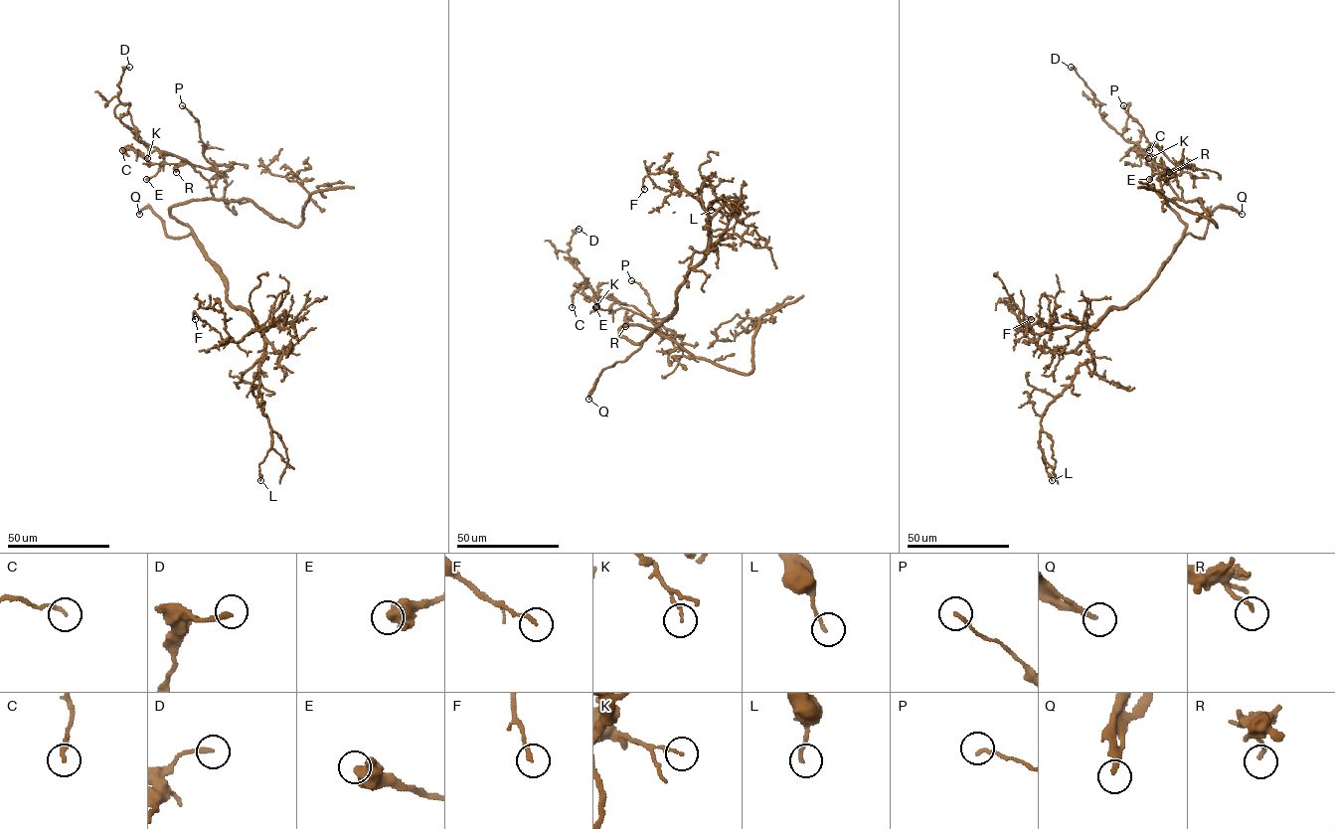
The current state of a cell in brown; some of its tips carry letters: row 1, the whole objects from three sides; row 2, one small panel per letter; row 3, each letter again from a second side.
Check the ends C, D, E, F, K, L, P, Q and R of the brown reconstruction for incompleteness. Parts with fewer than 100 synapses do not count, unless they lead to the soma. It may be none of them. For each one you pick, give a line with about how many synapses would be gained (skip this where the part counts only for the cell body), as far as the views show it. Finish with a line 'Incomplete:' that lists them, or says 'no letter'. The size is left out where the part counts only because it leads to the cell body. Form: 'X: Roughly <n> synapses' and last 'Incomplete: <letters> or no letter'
Incomplete: Q

